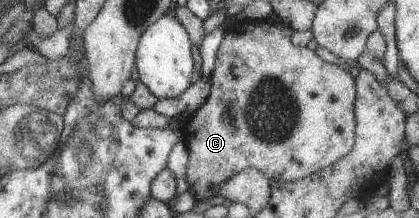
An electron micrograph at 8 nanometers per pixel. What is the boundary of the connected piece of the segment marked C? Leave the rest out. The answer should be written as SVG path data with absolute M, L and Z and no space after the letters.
M235 19L233 26L226 29L223 41L219 46L217 63L210 75L211 91L209 97L181 126L183 140L189 147L188 161L183 169L188 171L186 175L188 185L193 187L197 201L208 200L214 196L214 192L221 188L223 184L247 168L261 170L261 173L264 173L269 180L275 179L283 183L291 183L292 181L313 176L315 172L328 169L354 149L356 121L353 109L356 103L356 79L351 76L349 71L343 68L343 65L321 61L321 57L317 57L317 53L311 51L308 46L295 47L291 43L291 35L293 35L292 27L287 27L281 21L272 22L271 20L251 23Z

